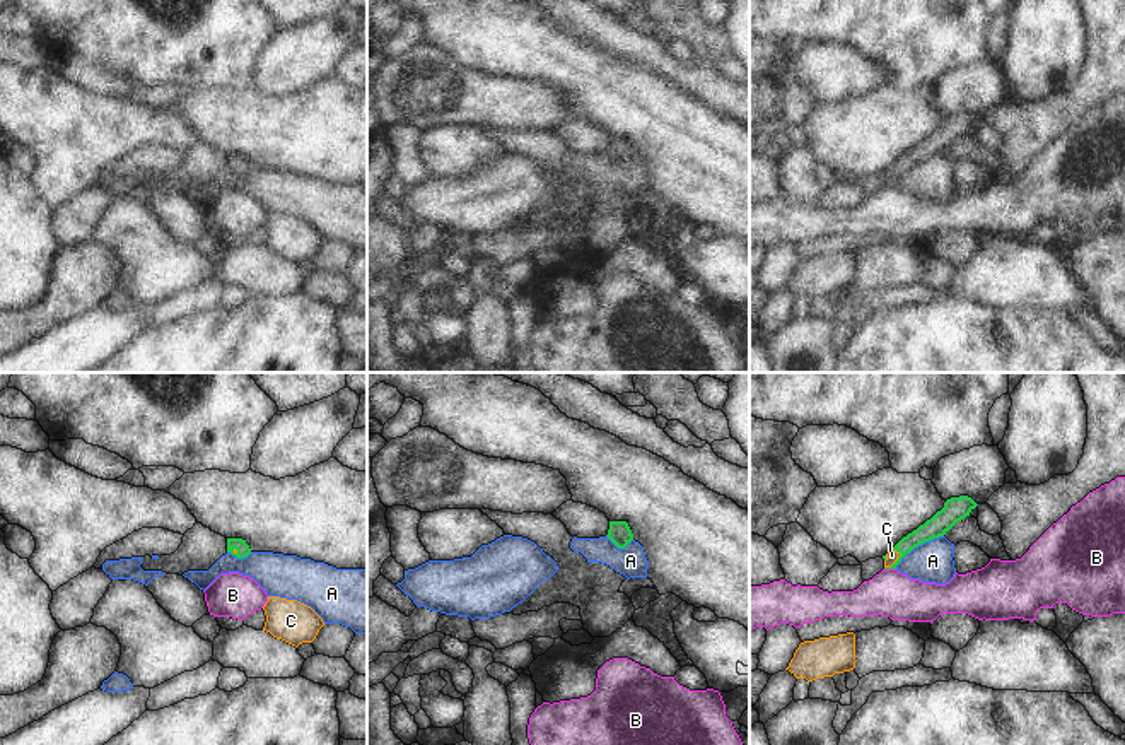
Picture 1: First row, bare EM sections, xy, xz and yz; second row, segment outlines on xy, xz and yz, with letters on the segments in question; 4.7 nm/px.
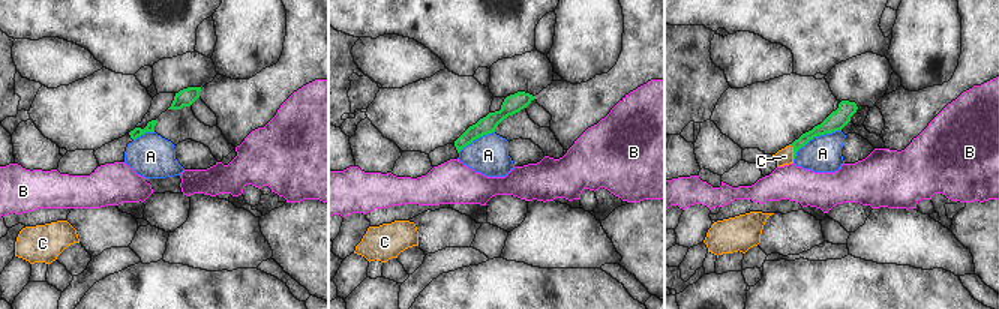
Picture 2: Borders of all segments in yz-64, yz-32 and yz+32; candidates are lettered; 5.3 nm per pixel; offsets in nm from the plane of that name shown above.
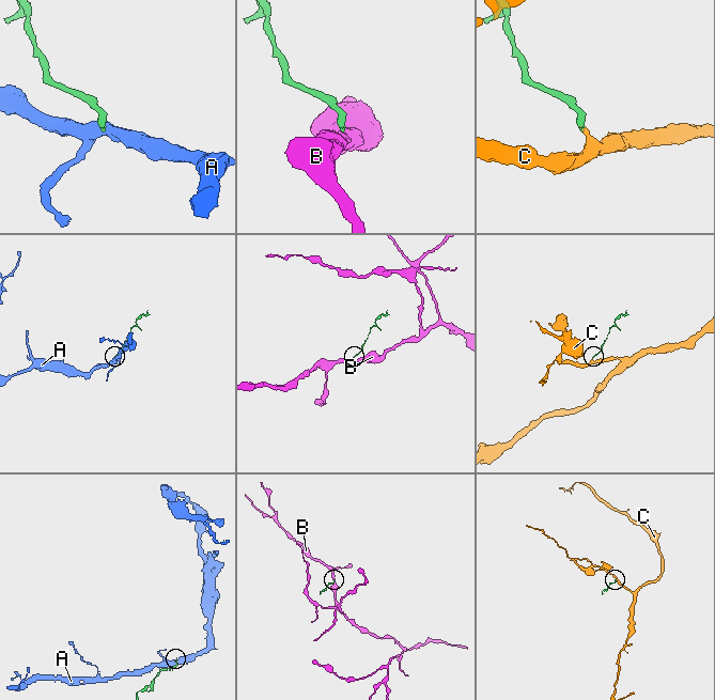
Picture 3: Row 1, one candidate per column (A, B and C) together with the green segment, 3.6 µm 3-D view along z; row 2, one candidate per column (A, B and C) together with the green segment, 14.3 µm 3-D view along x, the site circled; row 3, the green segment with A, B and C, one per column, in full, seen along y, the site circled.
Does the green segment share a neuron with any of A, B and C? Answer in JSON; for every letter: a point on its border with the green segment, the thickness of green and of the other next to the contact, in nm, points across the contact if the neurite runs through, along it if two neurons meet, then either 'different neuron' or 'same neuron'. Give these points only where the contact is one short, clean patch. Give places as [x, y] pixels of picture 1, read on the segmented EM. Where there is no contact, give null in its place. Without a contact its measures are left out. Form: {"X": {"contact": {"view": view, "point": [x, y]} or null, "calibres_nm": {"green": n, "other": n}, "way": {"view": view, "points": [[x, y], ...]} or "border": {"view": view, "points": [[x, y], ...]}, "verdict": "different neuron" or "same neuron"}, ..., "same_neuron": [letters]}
{"A": {"contact": {"view": "yz", "point": [917, 545]}, "calibres_nm": {"green": 120, "other": 190}, "border": {"view": "yz", "points": [[943, 535], [915, 545], [895, 568]]}, "verdict": "different neuron"}, "B": {"contact": {"view": "yz", "point": [890, 568]}, "calibres_nm": {"green": 90, "other": 220}, "border": {"view": "yz", "points": [[885, 568], [895, 569]]}, "verdict": "different neuron"}, "C": {"contact": {"view": "yz", "point": [897, 561]}, "calibres_nm": {"green": 100, "other": 60}, "way": {"view": "yz", "points": [[936, 527], [914, 539], [897, 561], [891, 556]]}, "verdict": "same neuron"}, "same_neuron": ["C"]}

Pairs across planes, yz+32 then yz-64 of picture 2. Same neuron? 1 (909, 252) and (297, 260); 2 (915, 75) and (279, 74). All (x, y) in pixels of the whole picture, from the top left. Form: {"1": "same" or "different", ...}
{"1": "different", "2": "different"}

